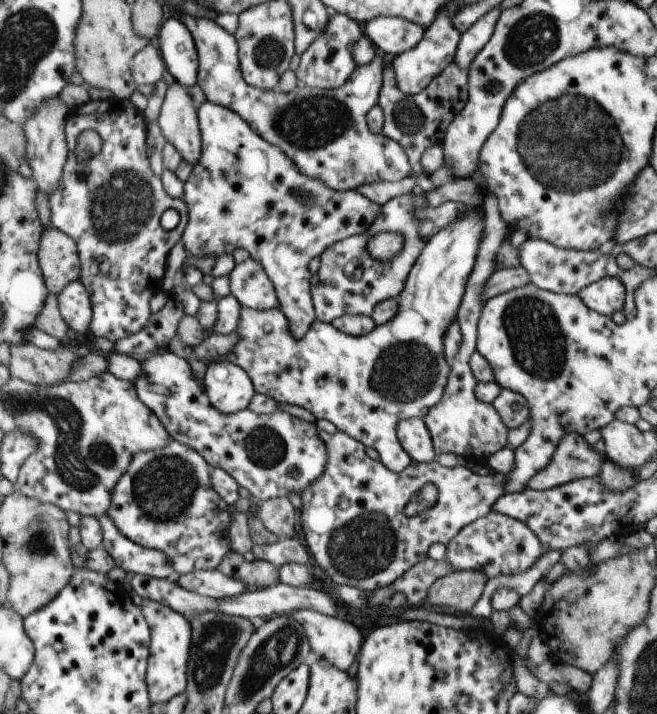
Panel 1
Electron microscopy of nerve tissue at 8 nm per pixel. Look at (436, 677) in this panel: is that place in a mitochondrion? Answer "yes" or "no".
no

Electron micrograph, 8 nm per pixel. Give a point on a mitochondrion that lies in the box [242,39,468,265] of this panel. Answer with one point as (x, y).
(312, 123)

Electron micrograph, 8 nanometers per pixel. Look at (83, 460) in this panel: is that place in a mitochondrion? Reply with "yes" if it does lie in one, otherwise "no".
yes

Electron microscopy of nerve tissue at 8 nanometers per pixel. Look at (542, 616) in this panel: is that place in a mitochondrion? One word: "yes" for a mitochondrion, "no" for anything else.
no

